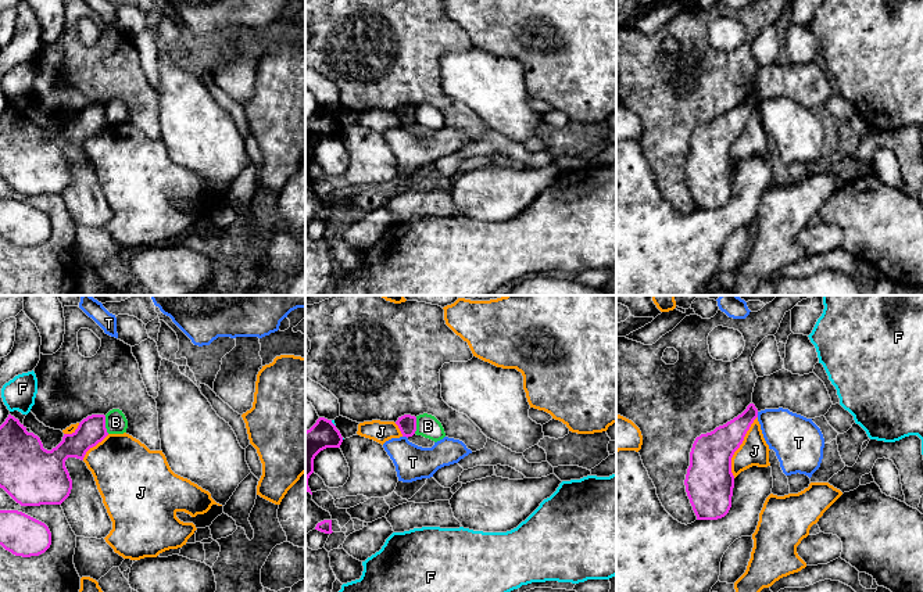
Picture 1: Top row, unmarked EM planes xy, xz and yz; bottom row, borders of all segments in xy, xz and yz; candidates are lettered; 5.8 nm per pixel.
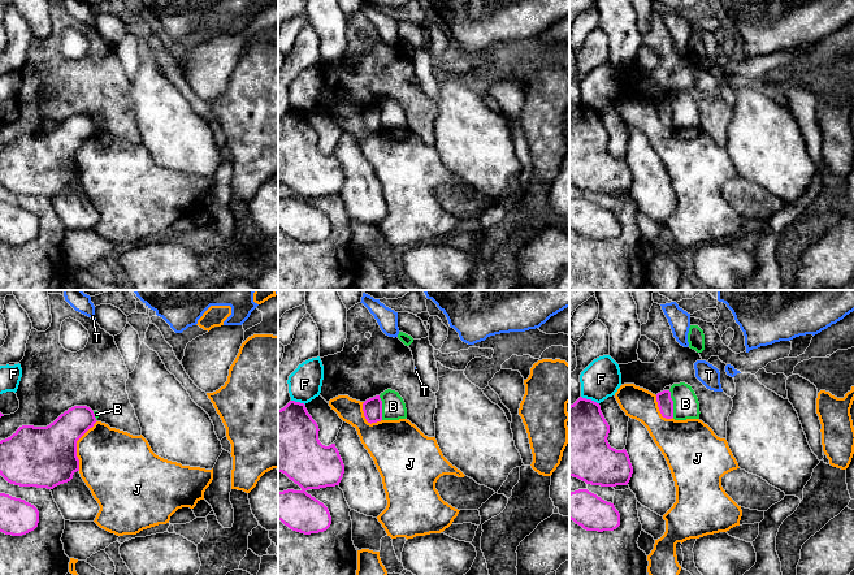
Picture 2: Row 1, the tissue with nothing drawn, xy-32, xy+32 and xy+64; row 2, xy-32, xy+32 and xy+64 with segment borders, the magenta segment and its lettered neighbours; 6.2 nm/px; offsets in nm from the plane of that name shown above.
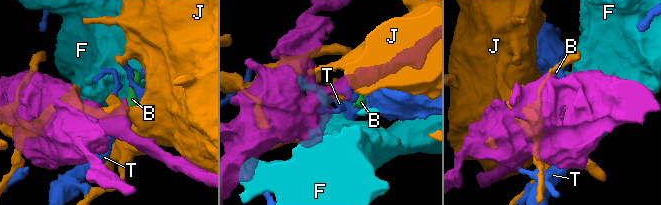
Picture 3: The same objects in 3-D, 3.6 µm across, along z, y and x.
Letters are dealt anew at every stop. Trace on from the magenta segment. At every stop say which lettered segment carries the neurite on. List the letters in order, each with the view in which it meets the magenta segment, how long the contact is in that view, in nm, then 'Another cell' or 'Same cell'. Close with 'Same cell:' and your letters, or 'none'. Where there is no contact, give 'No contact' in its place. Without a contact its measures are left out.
B: Touches magenta in xy. Shared border 110 nm. Another cell
F: Touches magenta in xz. Shared border 50 nm. Another cell
J: Touches magenta in yz. Shared border 380 nm. Another cell
T: Touches magenta in xz. Shared border 40 nm. Another cell
Same cell: none

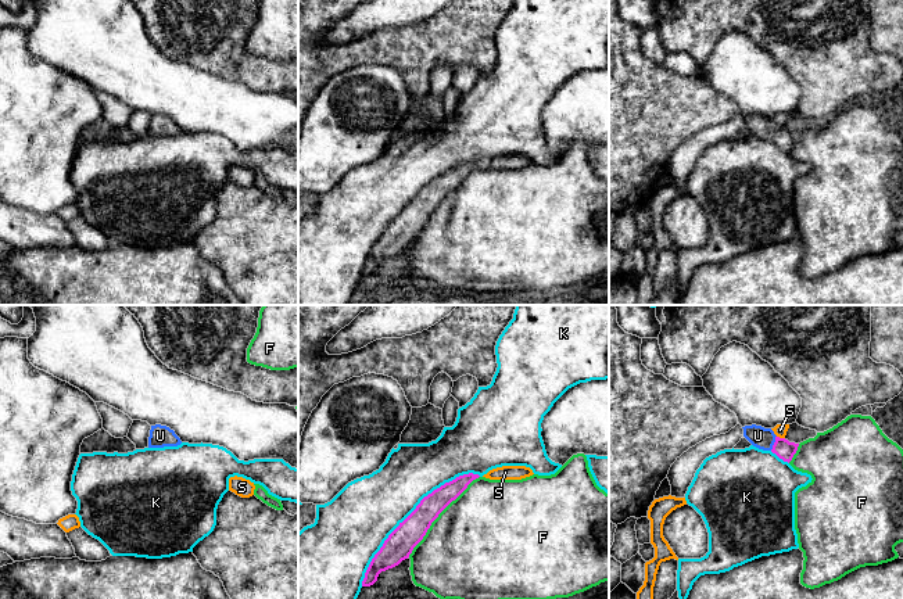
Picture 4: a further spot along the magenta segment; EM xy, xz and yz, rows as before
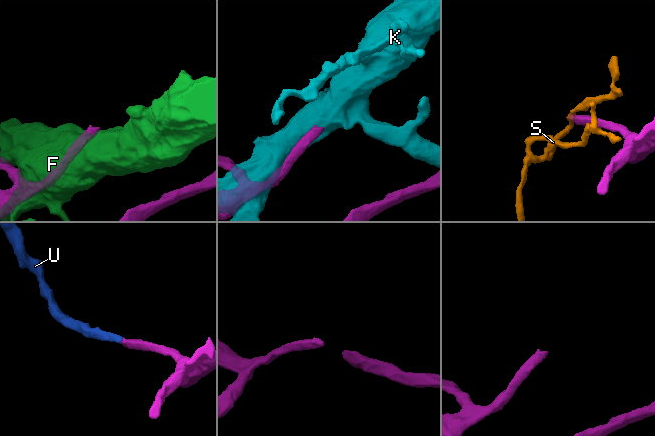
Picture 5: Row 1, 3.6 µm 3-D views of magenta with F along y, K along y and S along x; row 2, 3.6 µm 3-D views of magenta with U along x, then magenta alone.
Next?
F: Touches magenta in xz. Shared border 650 nm. Another cell
K: Touches magenta in xz. Shared border 950 nm. Another cell
S: Touches magenta in yz. Shared border 50 nm. Another cell
U: Touches magenta in yz. Shared border 90 nm. Same cell
Same cell: U

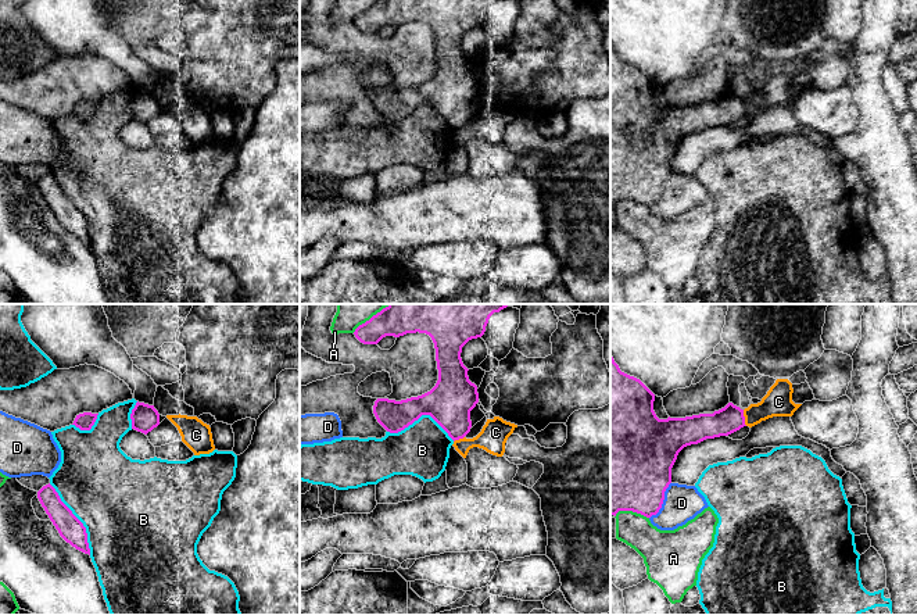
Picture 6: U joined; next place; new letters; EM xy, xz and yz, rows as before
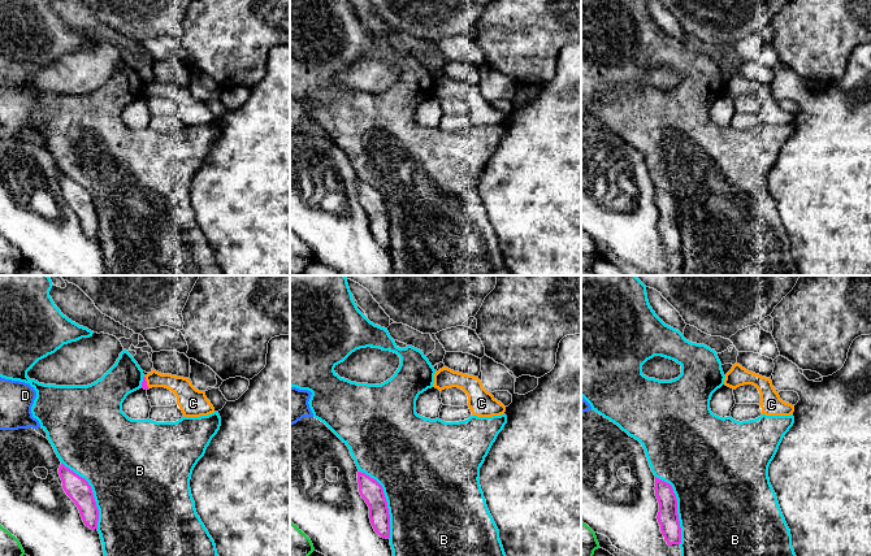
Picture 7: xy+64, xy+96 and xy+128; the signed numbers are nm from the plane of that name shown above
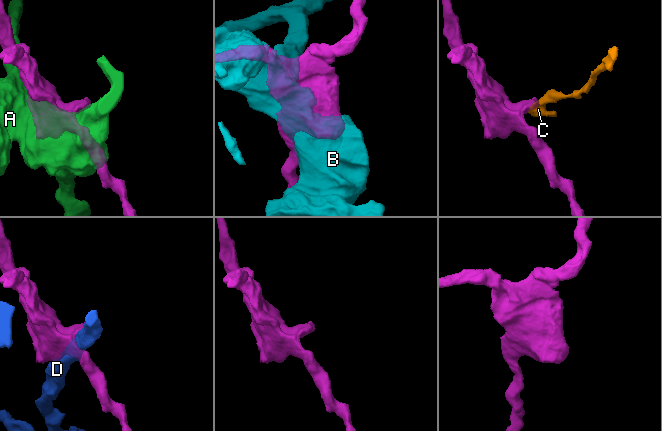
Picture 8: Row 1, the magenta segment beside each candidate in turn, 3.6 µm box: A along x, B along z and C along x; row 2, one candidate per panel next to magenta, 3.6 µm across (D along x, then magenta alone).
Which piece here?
A: Touches magenta in yz. Shared border 200 nm. Another cell
B: Touches magenta in xy. Shared border 480 nm. Another cell
C: Touches magenta in yz. Shared border 100 nm. Another cell
D: Touches magenta in yz. Shared border 240 nm. Another cell
Same cell: none

